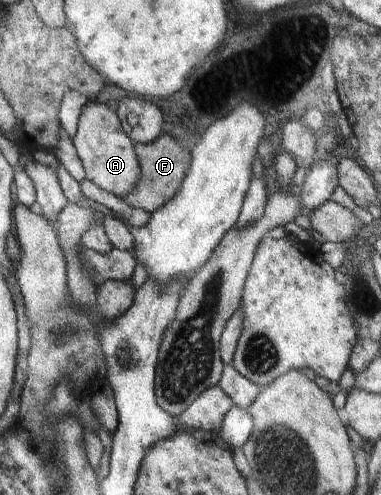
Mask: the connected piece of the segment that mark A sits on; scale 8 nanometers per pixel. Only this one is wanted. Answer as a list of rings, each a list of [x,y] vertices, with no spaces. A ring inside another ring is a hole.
[[[89,99],[83,107],[78,132],[73,139],[78,157],[83,162],[86,177],[105,191],[120,198],[131,194],[142,178],[142,165],[139,161],[136,143],[123,129],[118,112],[113,112],[107,105]]]

